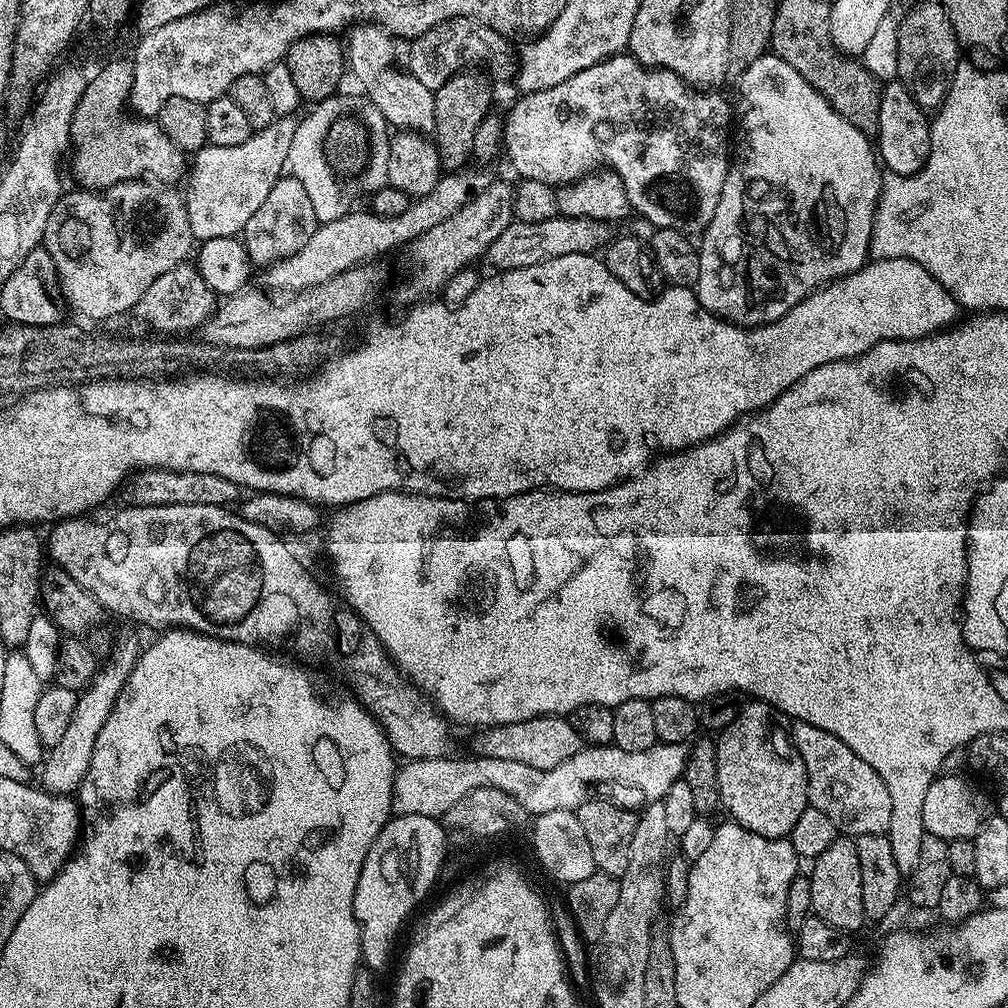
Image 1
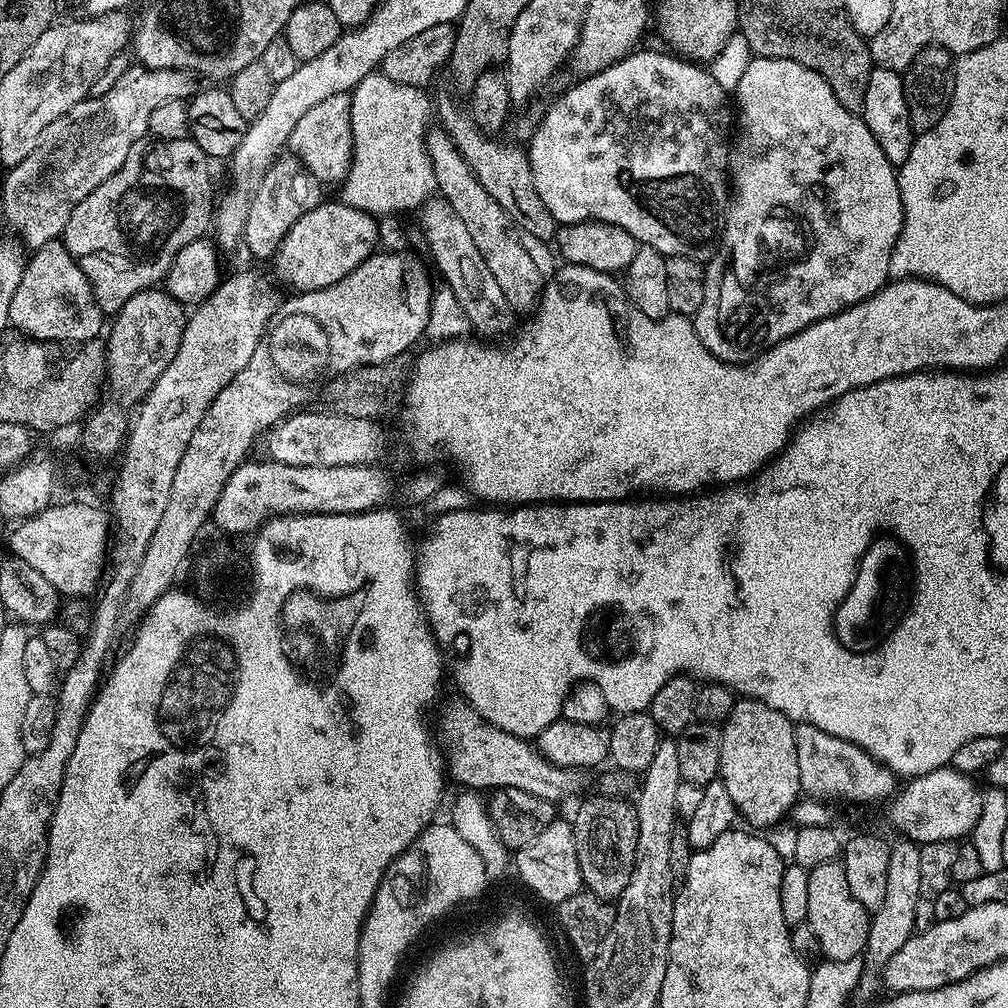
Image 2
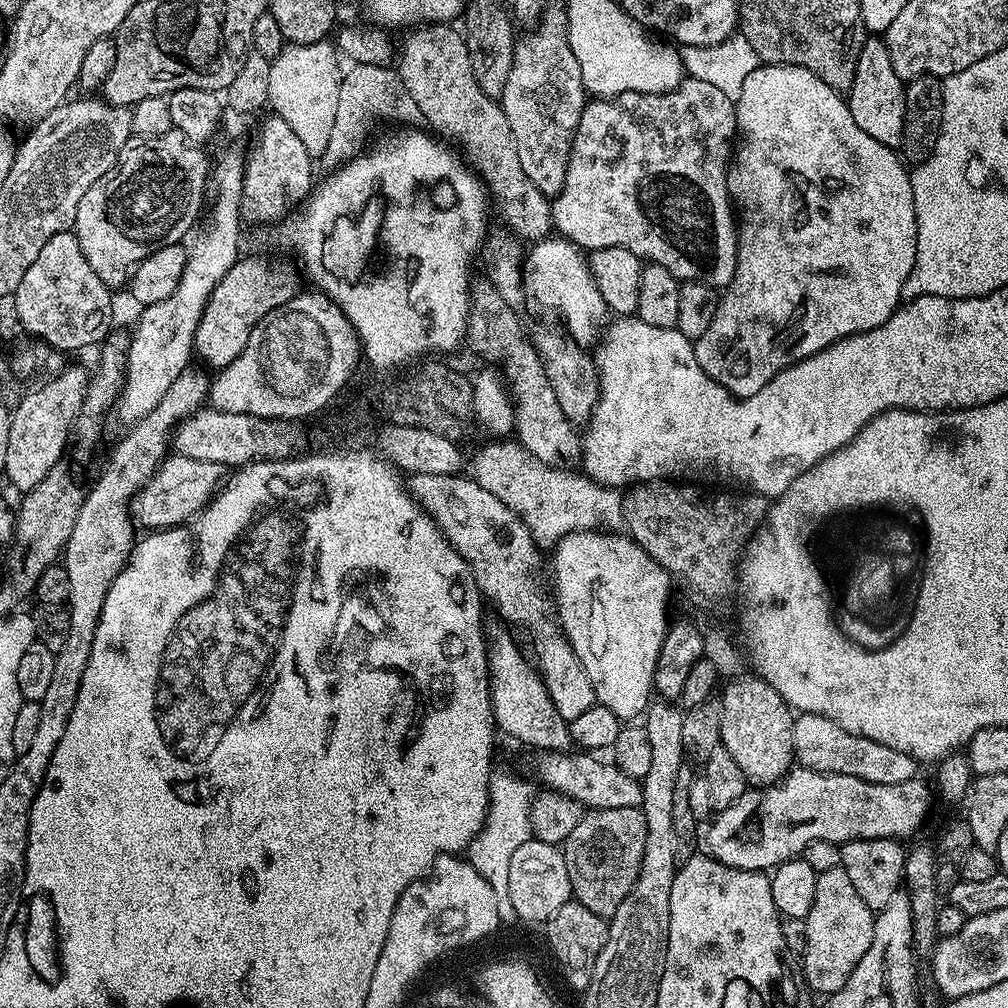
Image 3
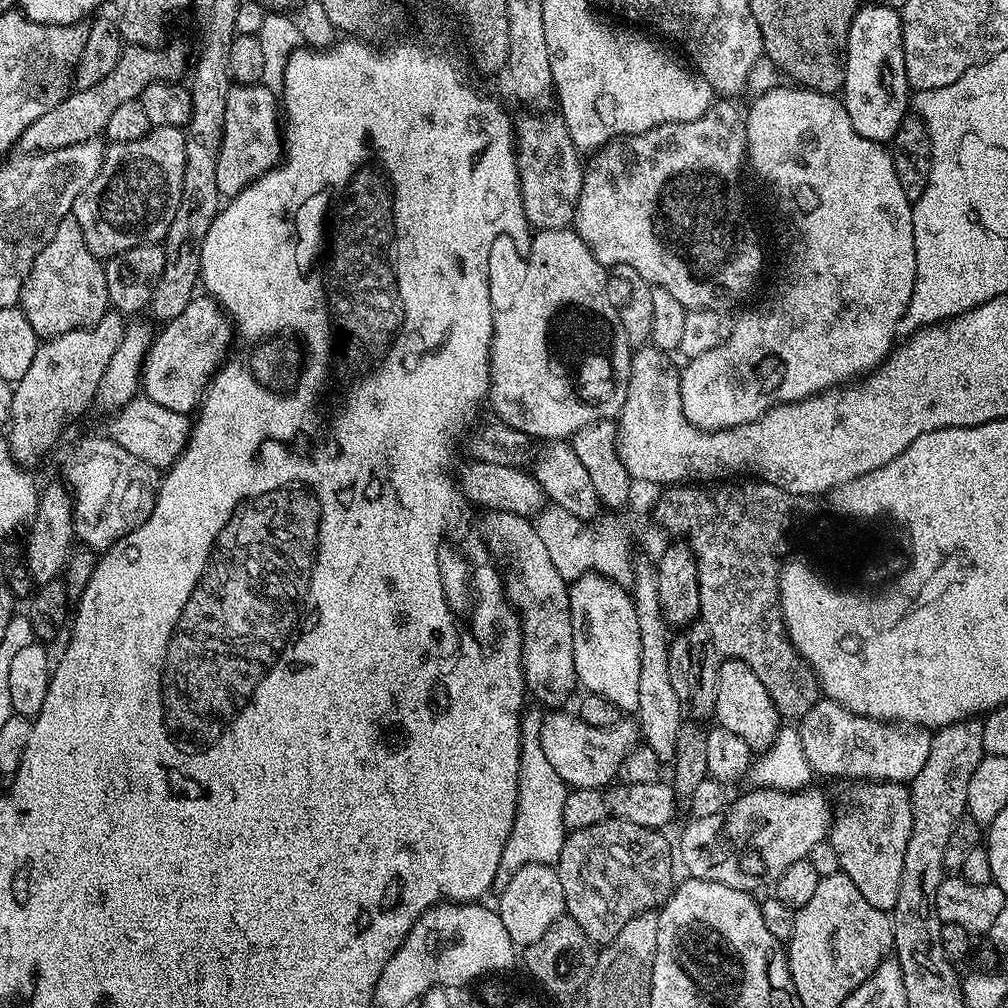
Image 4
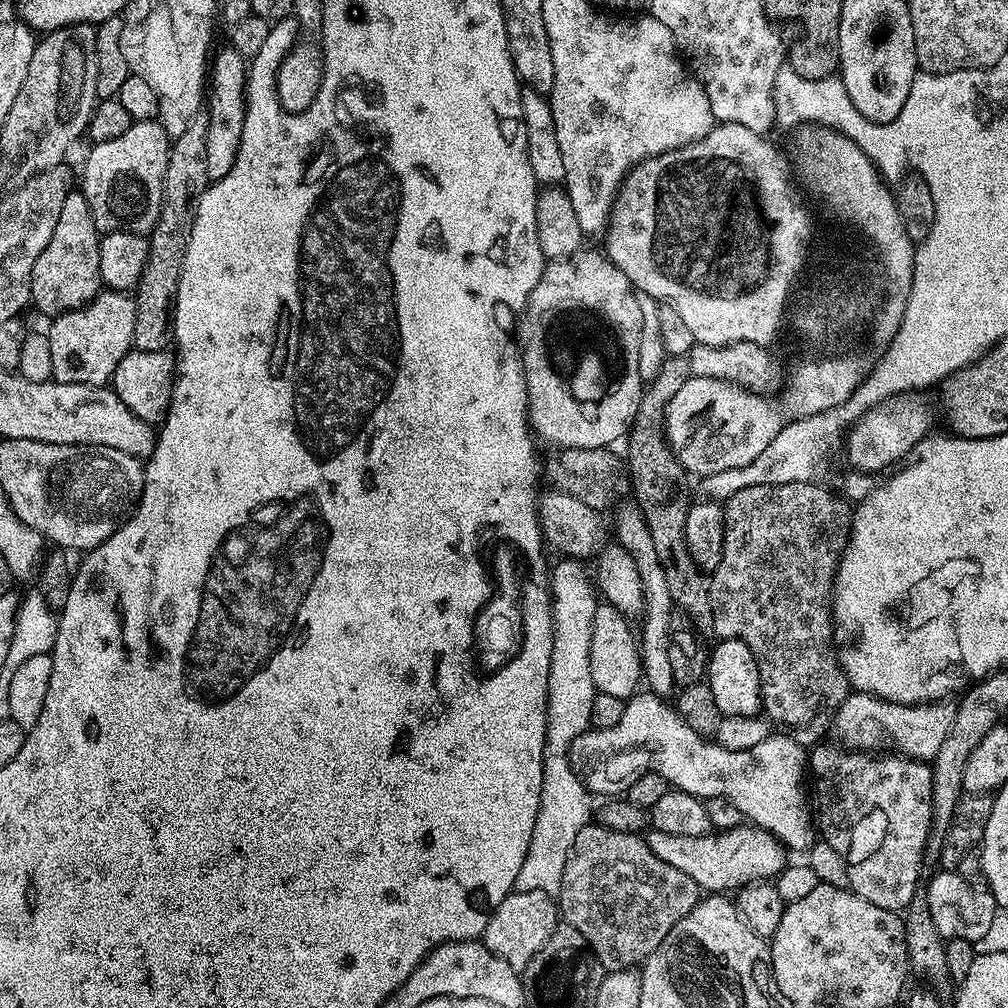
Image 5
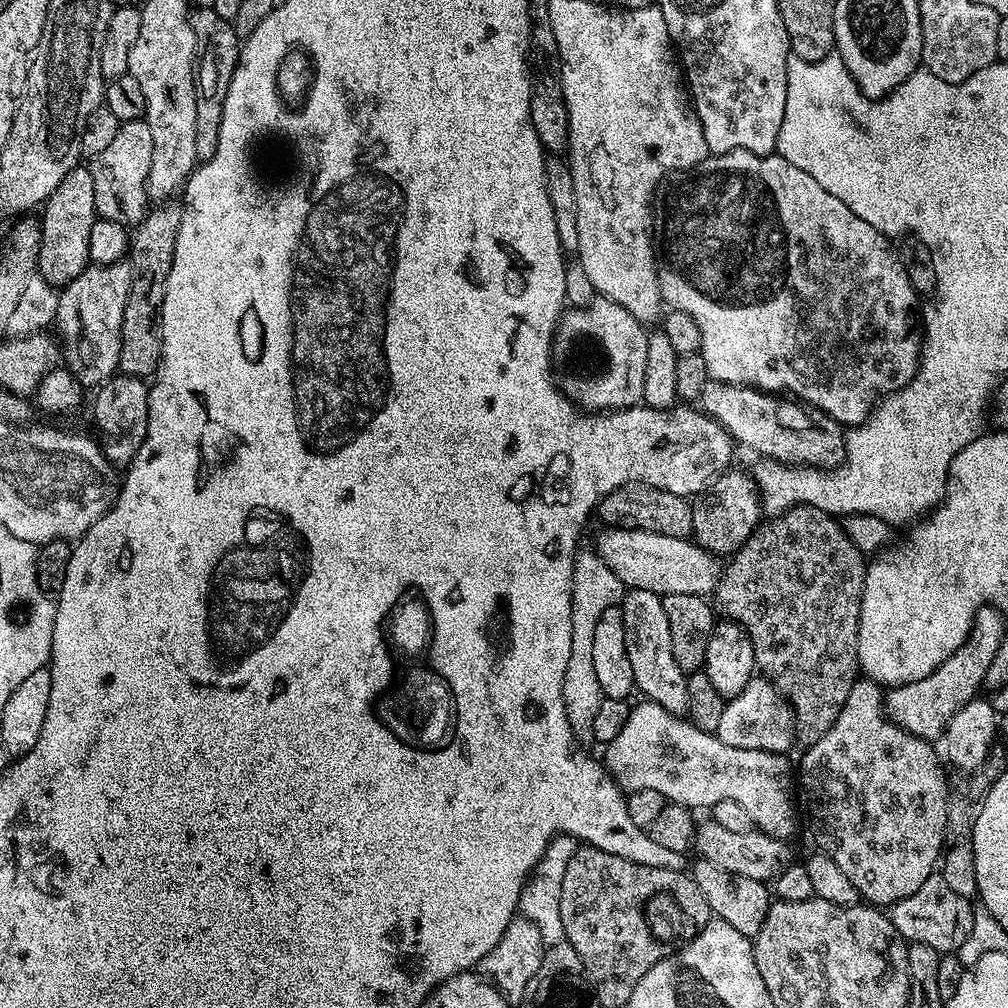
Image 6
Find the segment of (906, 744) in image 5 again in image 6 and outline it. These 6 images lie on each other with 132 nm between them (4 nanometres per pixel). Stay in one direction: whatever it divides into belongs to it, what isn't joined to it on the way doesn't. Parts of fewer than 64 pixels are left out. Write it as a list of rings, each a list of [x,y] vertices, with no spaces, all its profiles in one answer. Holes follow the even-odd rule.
[[[973,623],[972,631],[968,633],[964,645],[950,658],[946,658],[946,662],[942,662],[930,674],[926,674],[926,678],[918,678],[918,682],[898,684],[887,689],[884,697],[884,713],[887,714],[889,720],[895,722],[902,730],[929,742],[939,741],[943,737],[944,731],[948,729],[950,718],[954,718],[954,714],[958,714],[958,710],[962,710],[966,702],[977,699],[979,692],[976,691],[984,688],[986,669],[990,667],[990,662],[994,659],[998,642],[1002,642],[1002,638],[1006,635],[1006,628],[1000,624],[980,623]]]

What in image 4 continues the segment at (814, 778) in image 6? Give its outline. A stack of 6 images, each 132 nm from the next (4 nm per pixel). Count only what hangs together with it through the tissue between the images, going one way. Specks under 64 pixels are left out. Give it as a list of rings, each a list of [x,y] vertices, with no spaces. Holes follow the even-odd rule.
[[[885,780],[852,782],[840,796],[840,808],[835,809],[830,839],[838,854],[840,871],[858,886],[862,898],[870,906],[891,913],[898,902],[898,886],[902,882],[902,862],[906,858],[906,842],[912,829],[912,798],[902,784]]]

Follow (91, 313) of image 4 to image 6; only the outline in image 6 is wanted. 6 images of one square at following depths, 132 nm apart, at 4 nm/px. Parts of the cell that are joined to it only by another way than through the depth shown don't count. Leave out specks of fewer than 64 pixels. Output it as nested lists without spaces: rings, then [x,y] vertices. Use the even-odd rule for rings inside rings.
[[[77,166],[58,182],[58,190],[42,205],[44,220],[40,225],[40,258],[38,274],[56,289],[74,282],[90,263],[90,226],[98,219],[94,202],[94,178],[91,167]]]

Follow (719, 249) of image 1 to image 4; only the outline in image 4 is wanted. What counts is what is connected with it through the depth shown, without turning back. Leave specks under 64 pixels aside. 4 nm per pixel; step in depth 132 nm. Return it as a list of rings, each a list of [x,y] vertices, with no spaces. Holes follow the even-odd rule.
[[[774,87],[769,92],[763,92],[761,96],[755,97],[748,112],[746,108],[744,116],[748,143],[747,167],[749,169],[752,167],[753,174],[768,187],[768,192],[776,203],[776,212],[784,219],[776,232],[776,260],[780,263],[776,268],[776,285],[773,286],[768,300],[762,301],[757,308],[741,314],[740,321],[734,326],[731,325],[730,331],[720,344],[704,354],[689,359],[683,365],[680,373],[682,406],[686,418],[695,428],[719,430],[737,428],[740,424],[753,424],[755,420],[767,414],[769,408],[774,408],[777,404],[793,404],[796,400],[816,396],[820,392],[828,391],[829,388],[843,386],[867,373],[875,372],[876,367],[888,359],[889,352],[897,343],[900,320],[906,314],[910,294],[914,294],[916,255],[912,221],[913,201],[906,198],[906,190],[902,190],[902,182],[898,182],[891,151],[884,144],[875,144],[870,138],[862,138],[862,134],[854,130],[854,122],[850,122],[850,114],[846,114],[843,99],[826,92],[812,92],[809,88],[784,87]]]

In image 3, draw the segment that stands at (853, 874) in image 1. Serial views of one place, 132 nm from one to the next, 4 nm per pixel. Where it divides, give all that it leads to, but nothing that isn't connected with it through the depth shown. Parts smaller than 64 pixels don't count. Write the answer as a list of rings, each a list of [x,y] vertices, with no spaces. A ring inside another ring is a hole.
[[[844,868],[818,872],[816,877],[818,887],[814,893],[814,906],[810,906],[810,914],[803,921],[806,946],[802,953],[802,975],[813,993],[831,994],[846,986],[846,978],[854,974],[854,966],[858,966],[858,962],[862,962],[862,954],[870,950],[876,918],[872,908],[862,902],[858,890],[854,890]]]

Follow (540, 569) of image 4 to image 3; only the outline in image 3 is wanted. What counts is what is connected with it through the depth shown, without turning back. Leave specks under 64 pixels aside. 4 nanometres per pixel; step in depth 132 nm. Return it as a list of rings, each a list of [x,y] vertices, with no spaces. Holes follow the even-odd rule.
[[[411,474],[406,480],[406,491],[424,512],[436,521],[442,530],[442,534],[466,558],[466,562],[472,568],[477,586],[480,587],[480,595],[485,601],[494,603],[500,607],[500,612],[520,632],[528,632],[528,644],[532,647],[531,655],[534,657],[534,667],[544,680],[546,690],[550,694],[550,702],[554,702],[554,710],[562,714],[562,718],[571,722],[586,710],[594,707],[596,695],[594,694],[594,682],[590,682],[590,674],[586,674],[586,666],[574,654],[570,646],[568,636],[560,624],[560,617],[556,611],[556,602],[553,593],[546,587],[546,580],[540,577],[540,553],[542,548],[537,544],[531,534],[531,530],[524,524],[522,518],[510,510],[501,499],[484,490],[471,475],[457,474]]]

